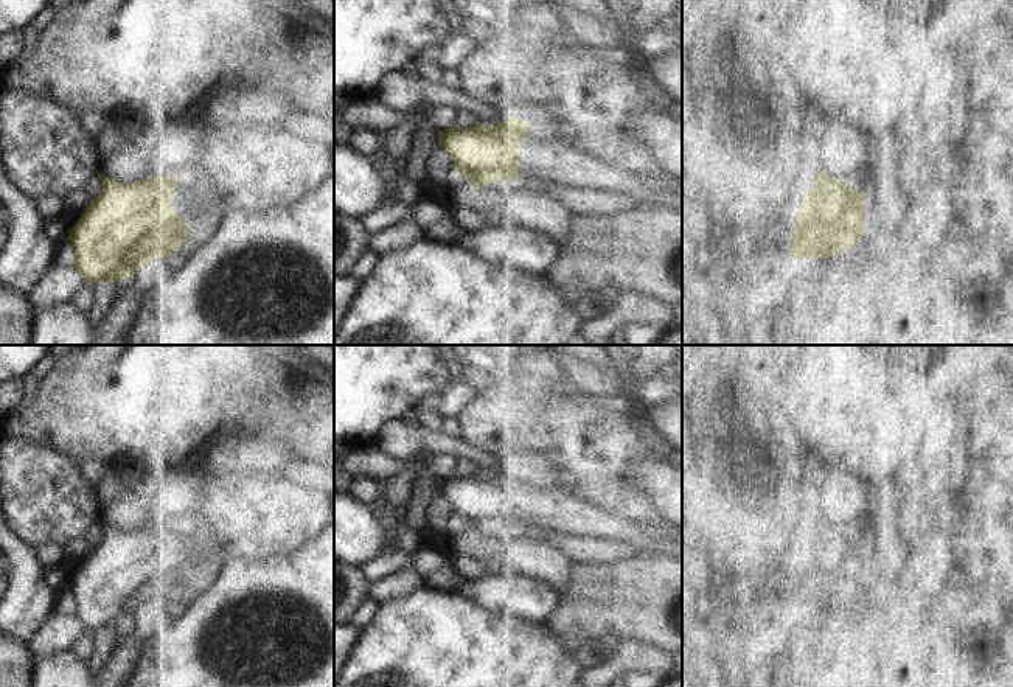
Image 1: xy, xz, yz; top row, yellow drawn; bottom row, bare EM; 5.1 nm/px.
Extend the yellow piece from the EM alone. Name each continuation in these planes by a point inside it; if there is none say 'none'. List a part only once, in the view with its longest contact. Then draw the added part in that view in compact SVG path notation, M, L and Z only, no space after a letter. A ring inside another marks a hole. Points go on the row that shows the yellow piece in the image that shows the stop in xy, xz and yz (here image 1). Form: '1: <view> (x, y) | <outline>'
1: xy (199, 205) | M186 177L179 179L172 205L191 233L214 224L228 211L224 201L208 185Z

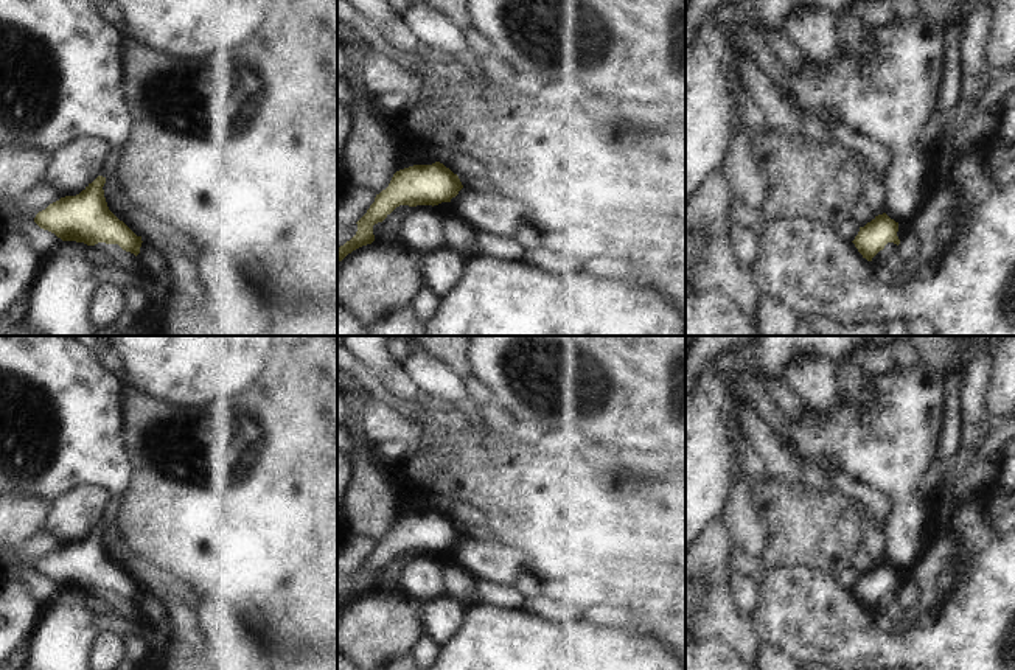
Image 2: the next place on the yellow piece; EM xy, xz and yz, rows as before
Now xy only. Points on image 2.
none

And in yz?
none

